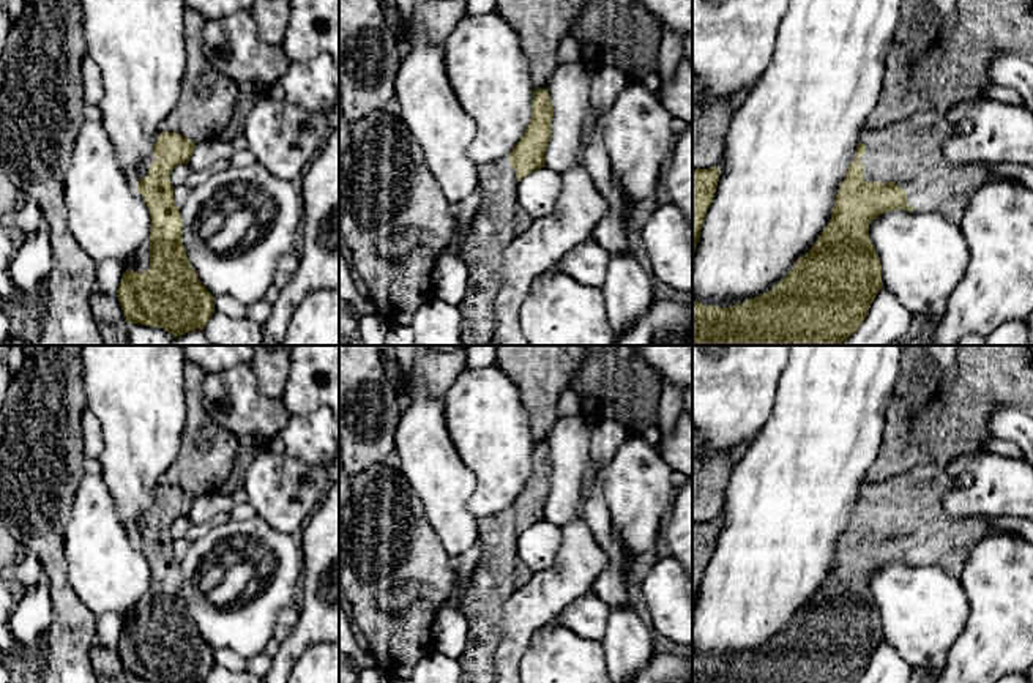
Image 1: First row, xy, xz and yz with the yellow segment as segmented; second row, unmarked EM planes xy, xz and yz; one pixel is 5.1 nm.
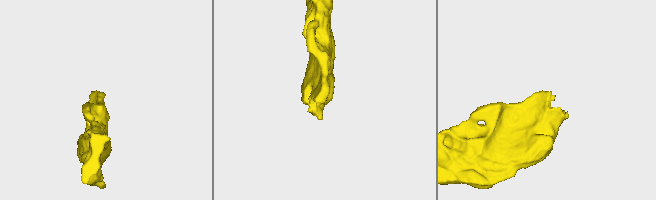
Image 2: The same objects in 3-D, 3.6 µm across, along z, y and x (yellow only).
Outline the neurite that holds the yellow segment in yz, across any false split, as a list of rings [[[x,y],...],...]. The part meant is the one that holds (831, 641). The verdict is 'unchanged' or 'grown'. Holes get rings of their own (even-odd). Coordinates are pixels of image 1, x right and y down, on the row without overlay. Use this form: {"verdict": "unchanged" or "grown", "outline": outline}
{"verdict": "grown", "outline": [[[924,464],[880,483],[863,483],[855,513],[850,516],[833,560],[831,573],[807,607],[800,610],[790,626],[771,644],[732,661],[700,658],[692,651],[692,683],[858,683],[874,651],[883,642],[882,618],[869,592],[869,577],[877,569],[902,562],[913,566],[940,565],[953,577],[959,577],[976,543],[1001,532],[992,517],[983,514],[951,516],[945,509],[945,497],[960,489],[951,468]]]}

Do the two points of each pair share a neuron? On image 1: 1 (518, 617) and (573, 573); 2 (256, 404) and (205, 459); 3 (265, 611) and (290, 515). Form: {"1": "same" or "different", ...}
{"1": "same", "2": "different", "3": "different"}

